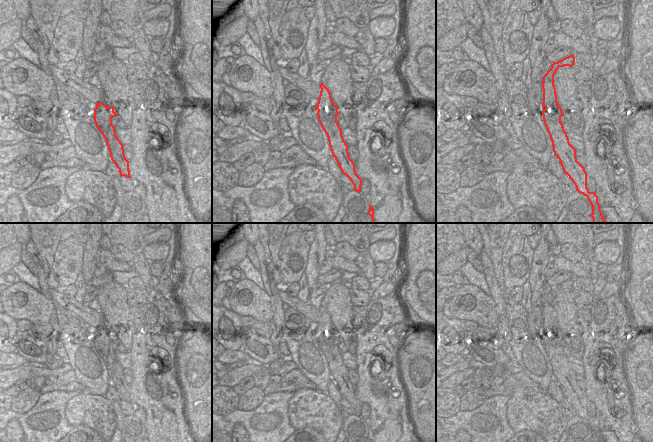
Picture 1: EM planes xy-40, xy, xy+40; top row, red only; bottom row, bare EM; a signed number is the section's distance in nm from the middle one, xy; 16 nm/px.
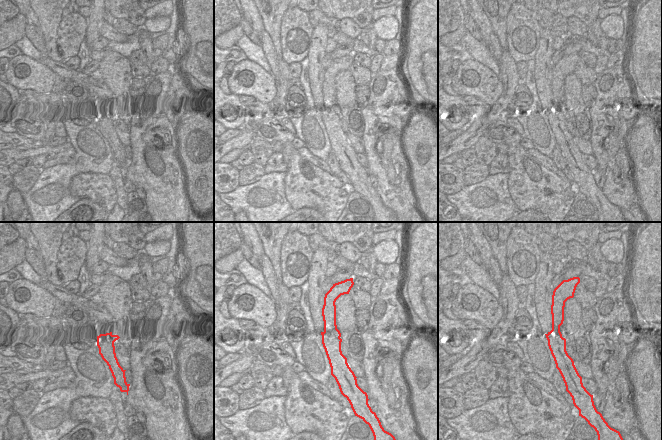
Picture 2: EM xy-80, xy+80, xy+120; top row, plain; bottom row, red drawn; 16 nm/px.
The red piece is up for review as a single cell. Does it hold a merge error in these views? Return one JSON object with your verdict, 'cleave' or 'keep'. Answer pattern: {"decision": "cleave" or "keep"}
{"decision": "keep"}

